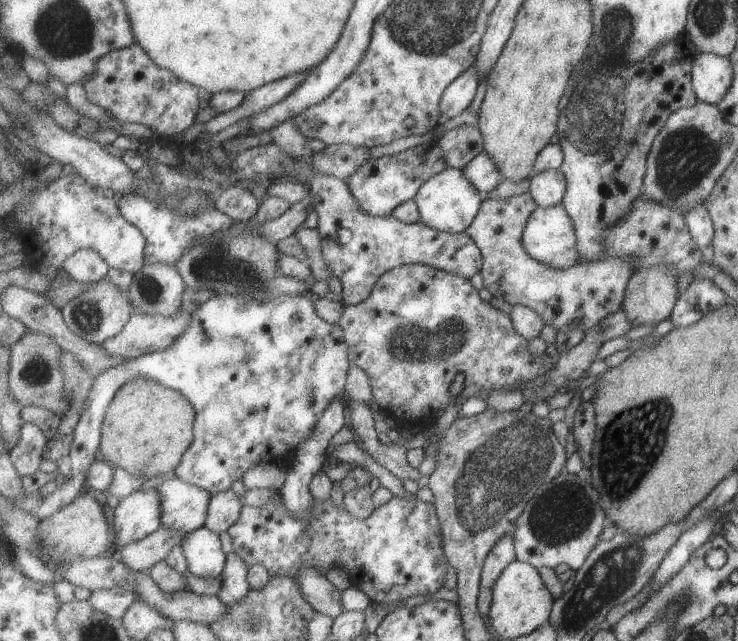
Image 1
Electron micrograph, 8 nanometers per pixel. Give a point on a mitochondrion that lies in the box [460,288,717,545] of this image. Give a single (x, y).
(642, 430)

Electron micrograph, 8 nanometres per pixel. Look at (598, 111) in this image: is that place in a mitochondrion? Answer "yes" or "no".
yes

